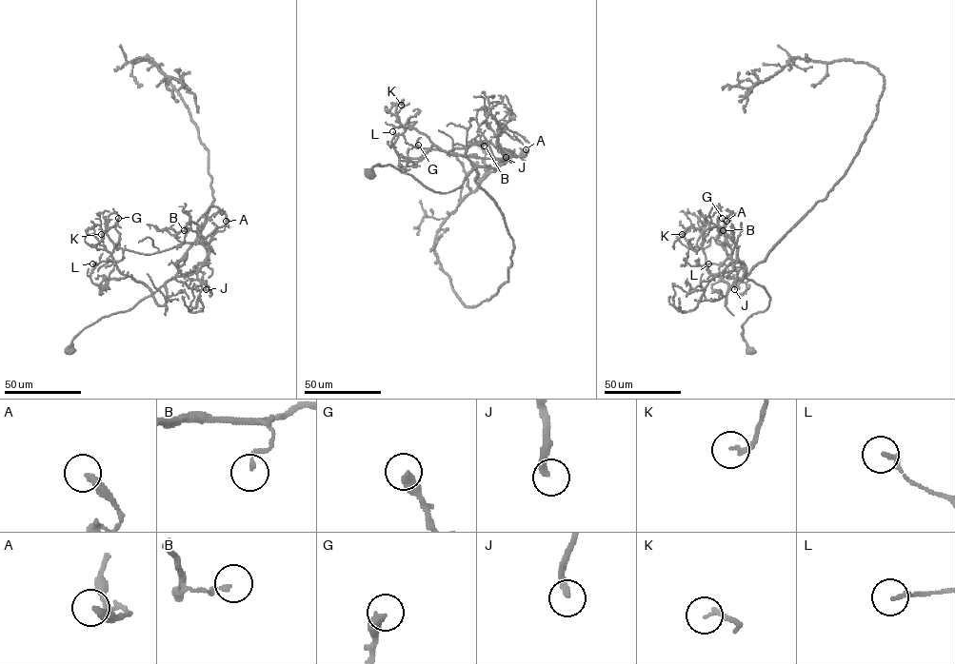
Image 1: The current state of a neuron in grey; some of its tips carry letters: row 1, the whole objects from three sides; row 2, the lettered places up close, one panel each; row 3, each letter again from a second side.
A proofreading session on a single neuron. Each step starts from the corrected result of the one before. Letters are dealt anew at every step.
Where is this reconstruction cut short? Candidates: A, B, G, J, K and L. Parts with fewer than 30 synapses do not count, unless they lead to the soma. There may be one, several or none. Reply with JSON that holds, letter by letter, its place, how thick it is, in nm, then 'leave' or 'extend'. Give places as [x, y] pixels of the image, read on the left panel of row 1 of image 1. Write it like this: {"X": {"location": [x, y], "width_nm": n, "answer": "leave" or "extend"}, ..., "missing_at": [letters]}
{"A": {"location": [226, 221], "width_nm": 320, "answer": "leave"}, "B": {"location": [184, 230], "width_nm": 130, "answer": "leave"}, "G": {"location": [118, 218], "width_nm": 440, "answer": "leave"}, "J": {"location": [206, 289], "width_nm": 240, "answer": "extend"}, "K": {"location": [101, 234], "width_nm": 190, "answer": "leave"}, "L": {"location": [92, 263], "width_nm": 180, "answer": "leave"}, "missing_at": ["J"]}

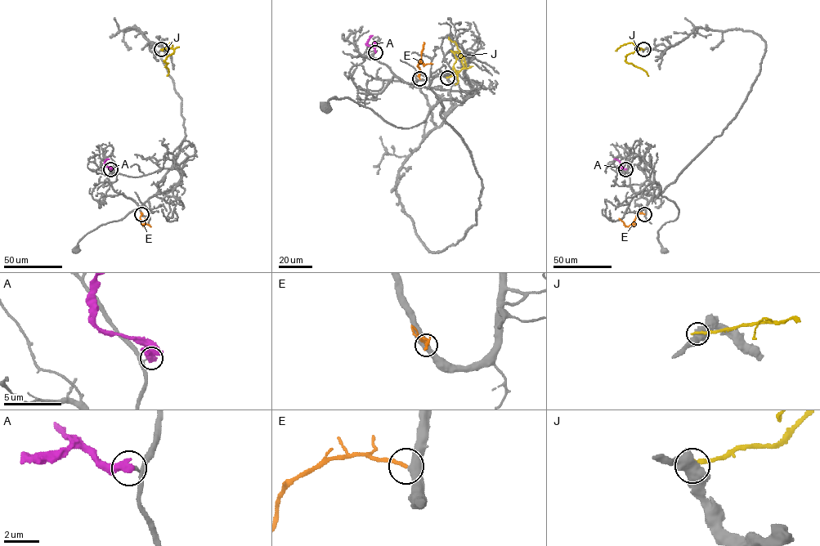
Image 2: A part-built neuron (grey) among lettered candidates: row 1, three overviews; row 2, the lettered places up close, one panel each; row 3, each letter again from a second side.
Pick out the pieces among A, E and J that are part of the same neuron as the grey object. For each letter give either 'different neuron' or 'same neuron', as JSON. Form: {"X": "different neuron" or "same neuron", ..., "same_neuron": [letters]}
{"A": "different neuron", "E": "same neuron", "J": "different neuron", "same_neuron": ["E"]}

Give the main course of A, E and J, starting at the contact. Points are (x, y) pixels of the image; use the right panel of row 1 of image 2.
A: (625, 169), (614, 159)
E: (644, 214), (638, 214), (629, 226), (619, 218)
J: (643, 49), (638, 48), (627, 54), (625, 61), (643, 69), (648, 76)

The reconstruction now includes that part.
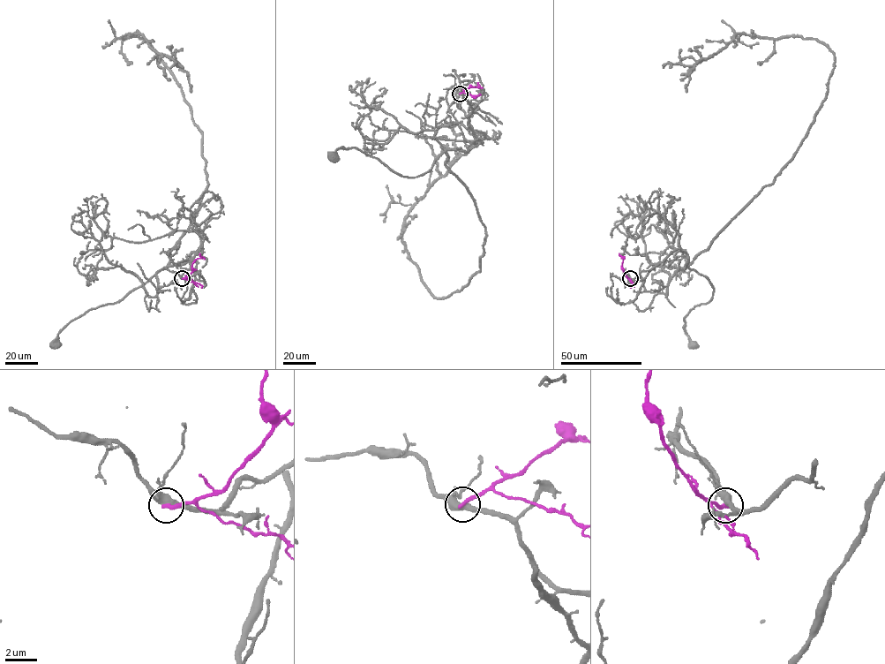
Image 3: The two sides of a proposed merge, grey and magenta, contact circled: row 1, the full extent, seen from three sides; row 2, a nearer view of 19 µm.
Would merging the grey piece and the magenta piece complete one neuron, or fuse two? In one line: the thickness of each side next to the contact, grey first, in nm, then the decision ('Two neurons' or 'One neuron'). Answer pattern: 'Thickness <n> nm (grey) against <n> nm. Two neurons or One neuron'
Thickness 360 nm (grey) against 280 nm. Two neurons

